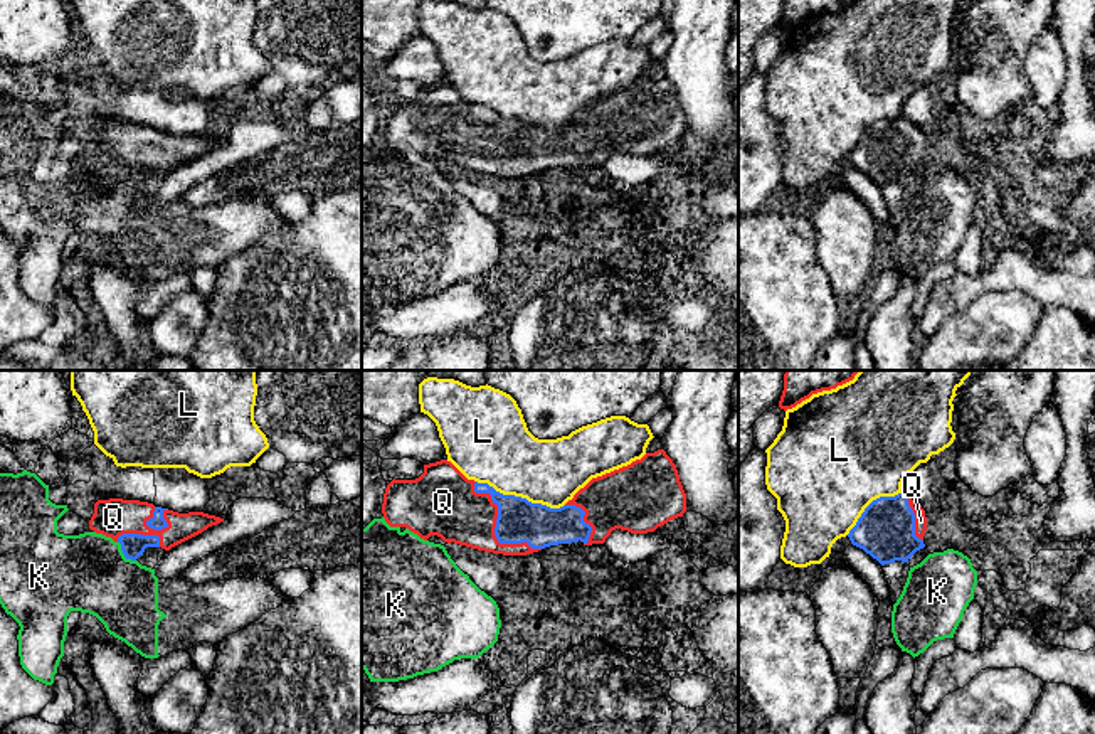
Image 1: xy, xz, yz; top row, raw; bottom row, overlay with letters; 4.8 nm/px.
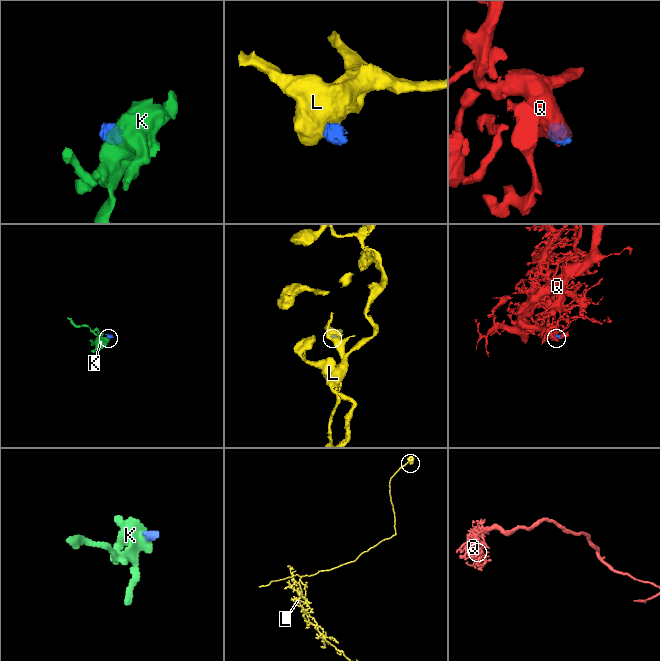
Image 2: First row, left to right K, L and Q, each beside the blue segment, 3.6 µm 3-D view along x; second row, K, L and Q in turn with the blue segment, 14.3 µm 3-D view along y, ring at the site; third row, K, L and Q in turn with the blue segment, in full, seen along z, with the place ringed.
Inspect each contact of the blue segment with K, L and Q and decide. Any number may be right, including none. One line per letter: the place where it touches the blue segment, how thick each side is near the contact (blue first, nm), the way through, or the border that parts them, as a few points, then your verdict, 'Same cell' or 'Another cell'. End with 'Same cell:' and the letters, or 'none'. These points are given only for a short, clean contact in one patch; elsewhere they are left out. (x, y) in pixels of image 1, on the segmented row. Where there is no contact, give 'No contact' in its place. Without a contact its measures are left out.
K: Touches blue at xy (123, 553). Thickness 120 nm (blue) against 380 nm. Boundary: xy (118, 541), (123, 554), (135, 561). Another cell
L: Touches blue at xz (520, 497). Thickness 220 nm (blue) against 340 nm. Another cell
Q: Touches blue at xz (495, 527). Thickness 220 nm (blue) against 300 nm. Same cell
Same cell: Q

